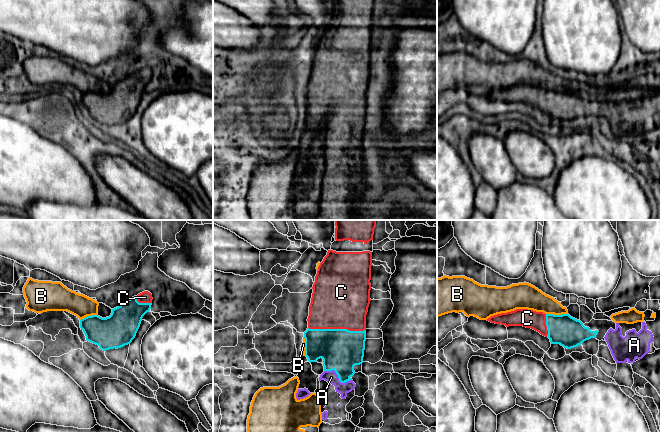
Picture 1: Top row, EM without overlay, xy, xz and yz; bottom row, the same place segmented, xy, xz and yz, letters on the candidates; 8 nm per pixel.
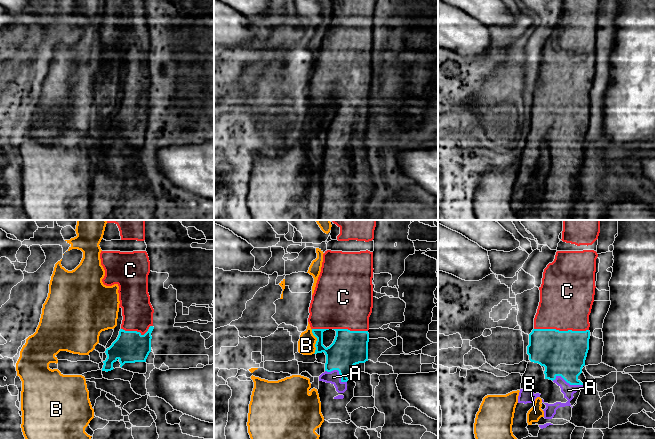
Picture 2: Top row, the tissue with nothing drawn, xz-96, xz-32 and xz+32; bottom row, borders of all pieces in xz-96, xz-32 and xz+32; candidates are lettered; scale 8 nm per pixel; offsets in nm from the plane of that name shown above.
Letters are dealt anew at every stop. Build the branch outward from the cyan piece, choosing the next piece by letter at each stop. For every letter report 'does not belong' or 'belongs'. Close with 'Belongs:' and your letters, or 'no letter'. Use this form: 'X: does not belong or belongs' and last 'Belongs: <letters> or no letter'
A: belongs
B: does not belong
C: belongs
Belongs: A, C

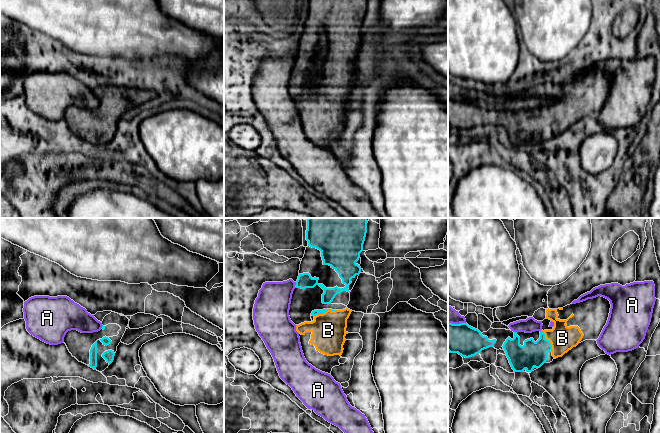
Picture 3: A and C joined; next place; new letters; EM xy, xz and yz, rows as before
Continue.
A: does not belong
B: belongs
Belongs: B

